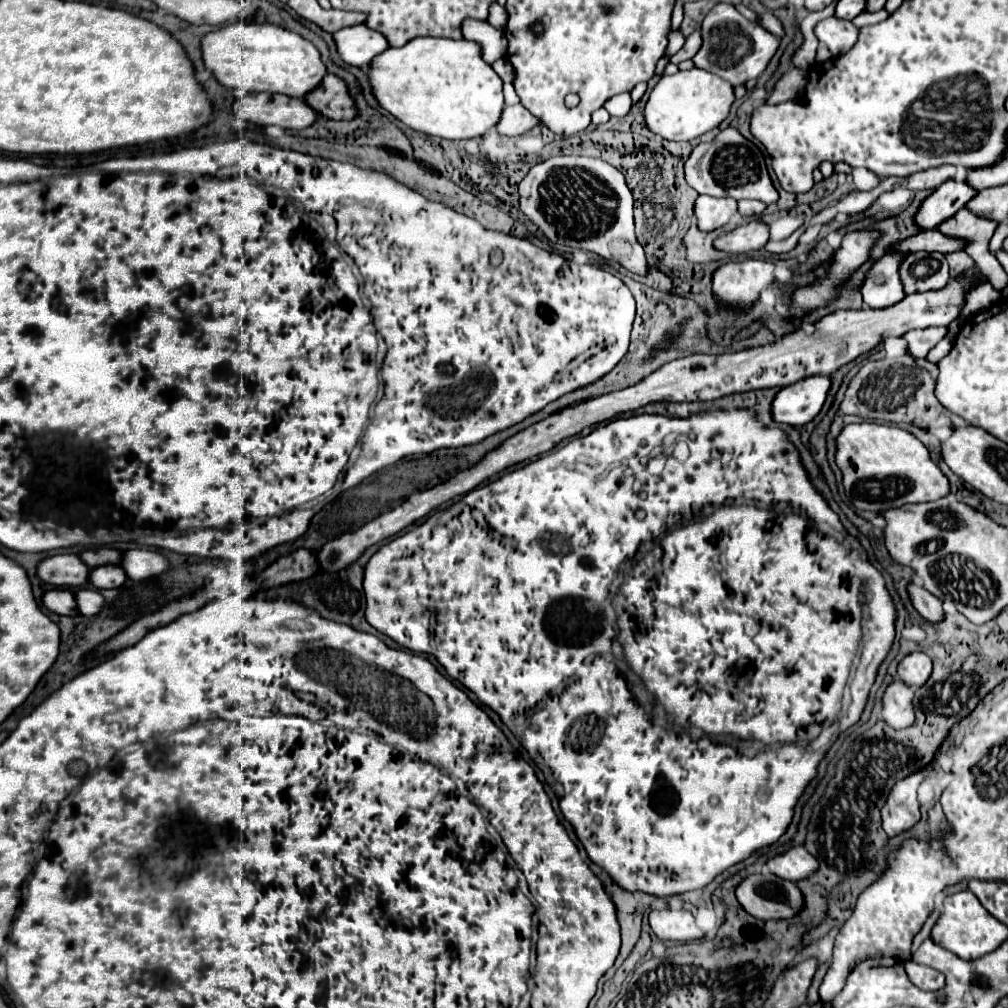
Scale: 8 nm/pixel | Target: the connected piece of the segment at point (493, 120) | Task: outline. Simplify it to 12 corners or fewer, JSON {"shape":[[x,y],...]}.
{"shape":[[417,36],[369,64],[379,106],[447,140],[485,134],[501,78],[469,40]]}

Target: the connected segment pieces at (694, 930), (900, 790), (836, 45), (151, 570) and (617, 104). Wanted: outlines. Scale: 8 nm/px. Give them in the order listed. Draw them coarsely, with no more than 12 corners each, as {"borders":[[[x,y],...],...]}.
{"borders":[[[651,910],[661,940],[703,938],[689,910]],[[923,774],[895,784],[881,810],[889,838],[919,820],[917,786]],[[825,18],[815,36],[833,56],[845,54],[859,28],[849,20]],[[129,550],[121,566],[141,582],[163,574],[169,562],[155,550]],[[613,96],[603,108],[615,118],[623,118],[631,108],[631,96]]]}

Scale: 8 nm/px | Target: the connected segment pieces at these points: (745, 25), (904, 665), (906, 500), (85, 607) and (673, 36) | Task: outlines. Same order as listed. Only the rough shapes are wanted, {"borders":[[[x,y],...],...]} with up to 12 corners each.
{"borders":[[[715,4],[693,58],[733,86],[759,78],[779,38]],[[911,652],[899,662],[897,674],[919,688],[929,680],[931,658]],[[847,424],[845,496],[885,512],[939,500],[949,482],[901,428]],[[79,590],[77,608],[83,616],[99,614],[105,598],[97,590]],[[679,30],[669,34],[669,46],[665,48],[665,58],[683,46],[685,38]]]}

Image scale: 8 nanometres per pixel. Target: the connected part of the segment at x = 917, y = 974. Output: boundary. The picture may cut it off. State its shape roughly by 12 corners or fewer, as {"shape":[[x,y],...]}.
{"shape":[[905,962],[909,980],[925,992],[945,985],[941,972]]}

